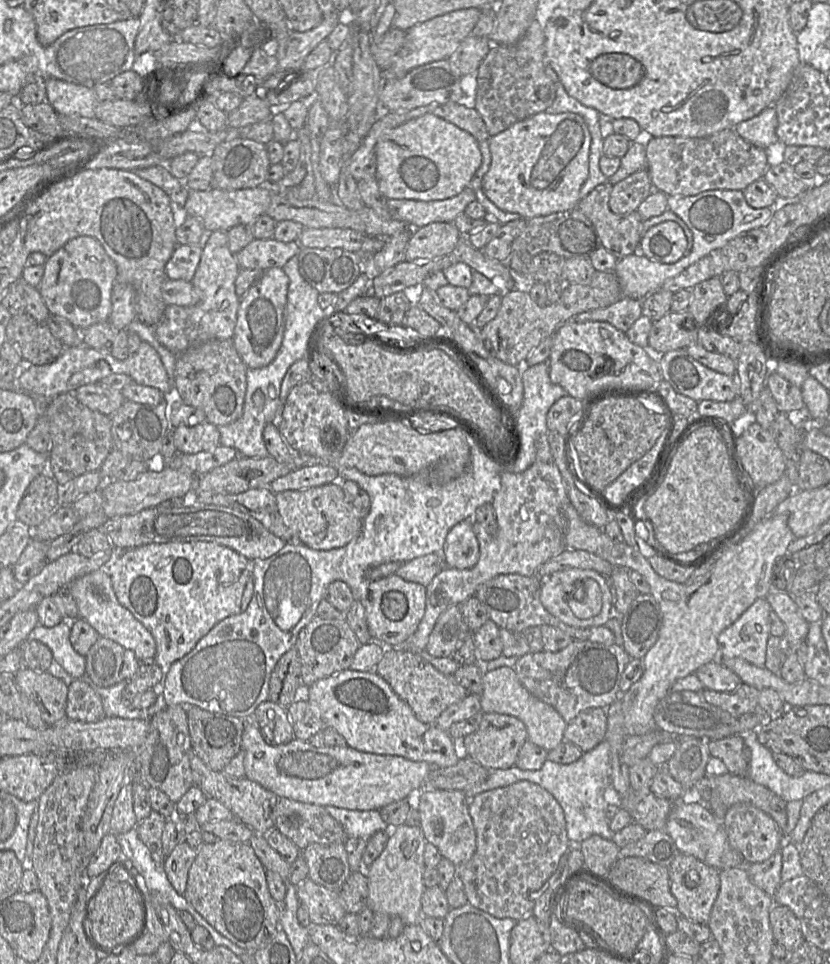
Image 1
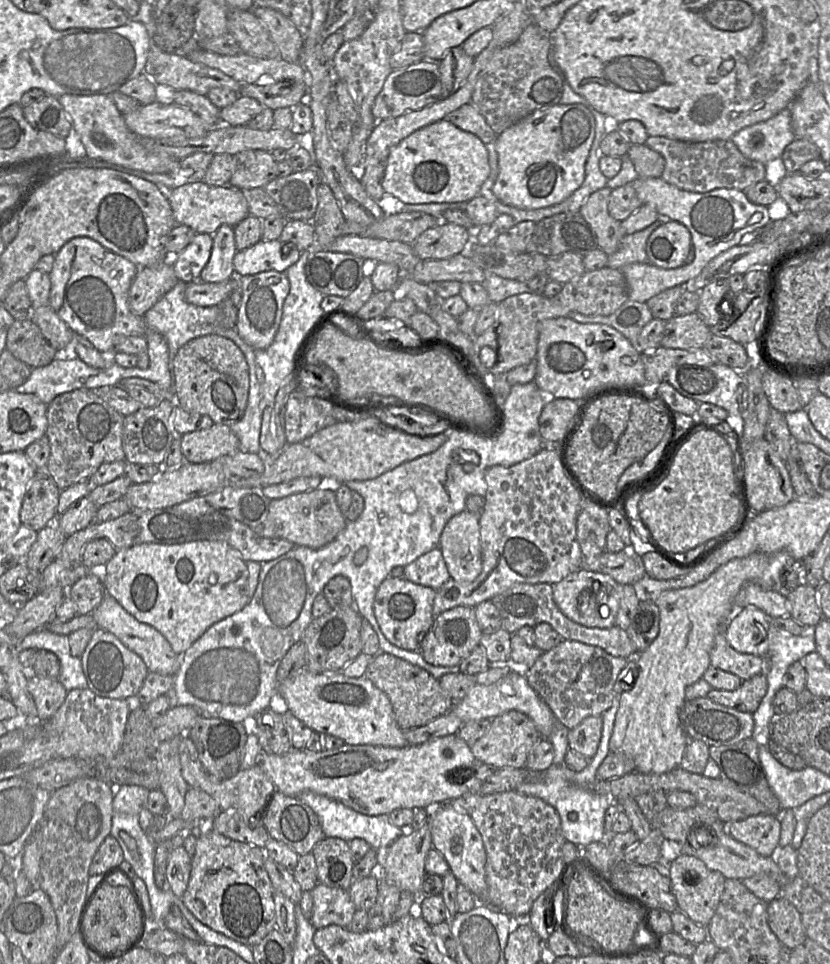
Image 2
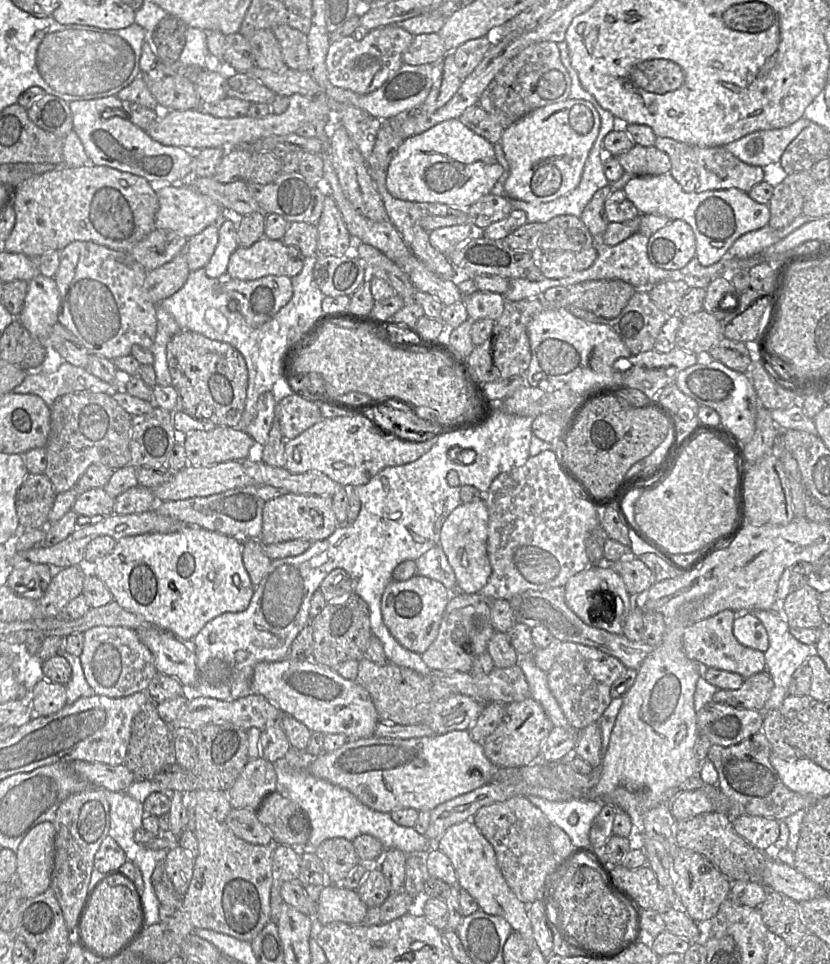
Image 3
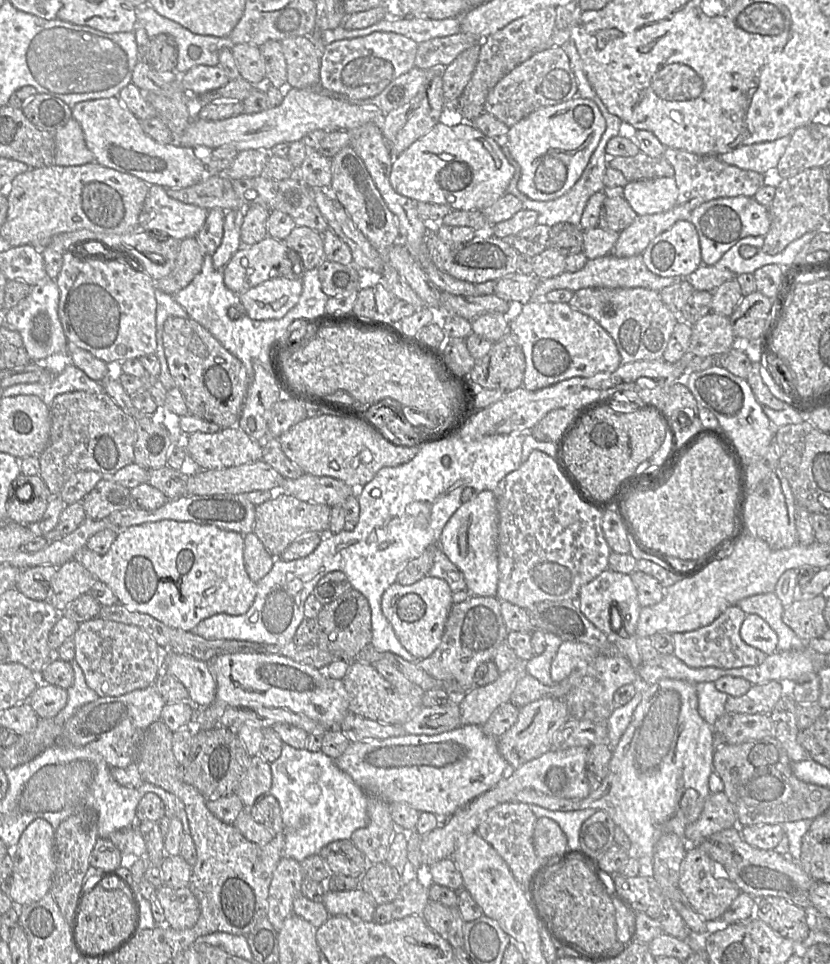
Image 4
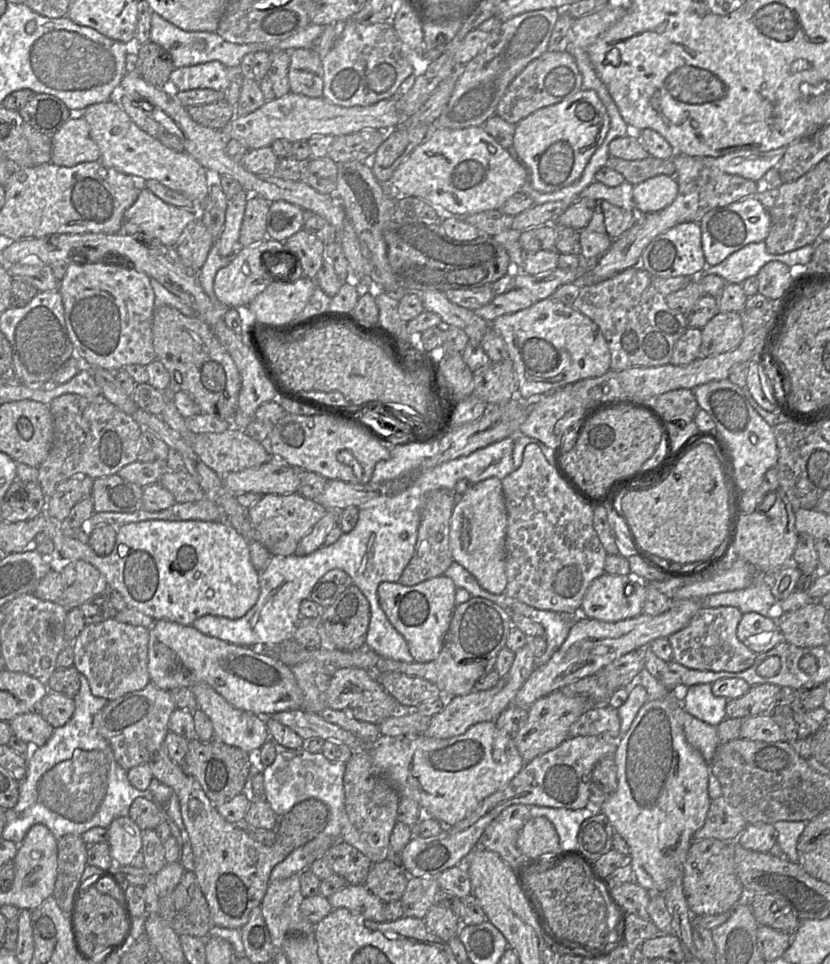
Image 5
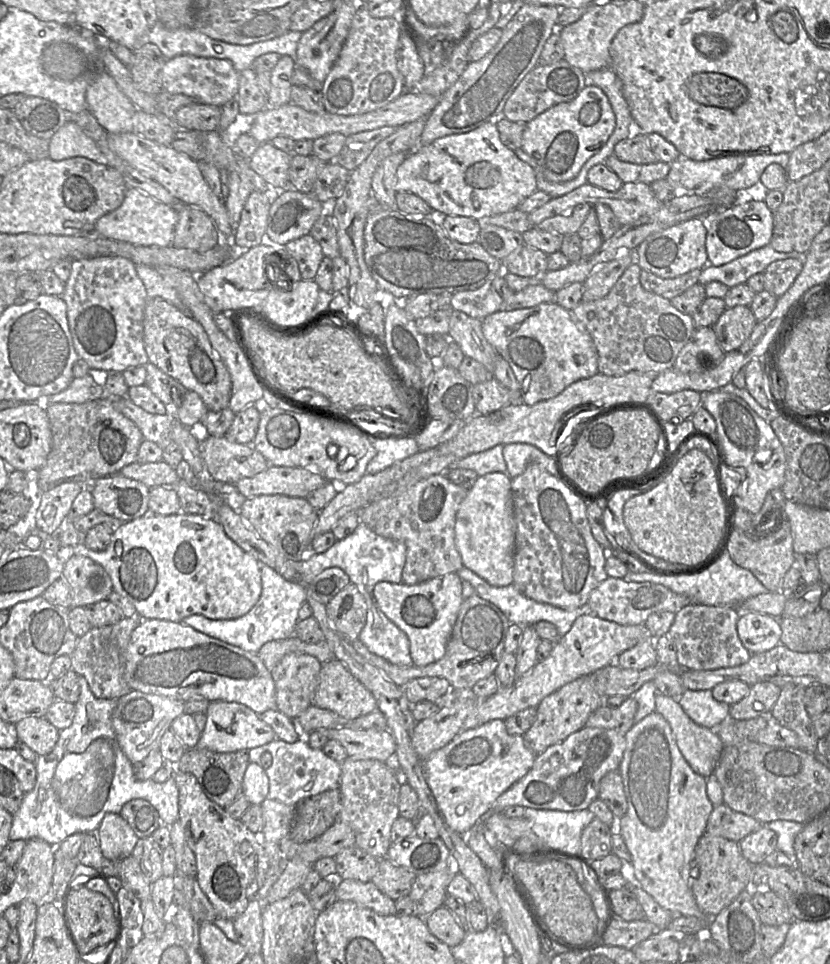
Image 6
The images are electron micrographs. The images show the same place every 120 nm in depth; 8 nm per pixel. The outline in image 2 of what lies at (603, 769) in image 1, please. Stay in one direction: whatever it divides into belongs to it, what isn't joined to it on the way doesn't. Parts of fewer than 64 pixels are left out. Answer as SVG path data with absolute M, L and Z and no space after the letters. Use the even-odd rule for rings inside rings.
M615 697L612 706L602 714L602 736L597 752L593 758L588 761L586 768L579 772L569 769L564 763L564 757L569 749L569 729L562 723L556 721L553 731L548 738L554 750L552 765L540 773L535 773L534 781L523 783L515 789L518 794L539 798L551 805L559 815L561 831L565 840L575 844L582 850L592 842L606 841L604 815L609 805L614 801L610 796L594 794L587 790L588 784L595 781L599 766L610 752L609 741L613 732L618 709L619 699ZM570 812L577 813L577 821L572 822L569 820L568 815Z

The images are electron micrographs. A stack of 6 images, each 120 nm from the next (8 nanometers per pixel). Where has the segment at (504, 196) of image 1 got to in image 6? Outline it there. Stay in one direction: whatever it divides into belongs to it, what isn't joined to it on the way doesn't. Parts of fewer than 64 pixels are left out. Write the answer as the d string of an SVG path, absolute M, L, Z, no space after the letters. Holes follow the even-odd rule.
M586 85L574 99L556 104L527 122L521 149L535 159L546 180L567 182L602 148L615 126L616 116L607 95L598 86Z

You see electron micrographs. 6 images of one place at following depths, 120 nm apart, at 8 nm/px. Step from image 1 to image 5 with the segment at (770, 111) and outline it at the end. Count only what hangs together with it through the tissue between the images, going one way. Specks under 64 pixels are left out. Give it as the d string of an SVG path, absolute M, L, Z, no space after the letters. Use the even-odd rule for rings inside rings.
M788 146L761 152L757 150L740 150L720 157L703 157L702 162L708 167L762 183L766 172L778 166Z

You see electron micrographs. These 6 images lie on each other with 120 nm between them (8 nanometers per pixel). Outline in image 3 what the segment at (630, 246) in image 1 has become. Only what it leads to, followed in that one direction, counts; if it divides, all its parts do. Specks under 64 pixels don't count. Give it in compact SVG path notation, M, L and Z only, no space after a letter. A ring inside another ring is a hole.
M609 184L596 191L580 217L593 236L594 247L607 246L603 244L603 234L609 224L605 214L604 204L611 193L611 185Z

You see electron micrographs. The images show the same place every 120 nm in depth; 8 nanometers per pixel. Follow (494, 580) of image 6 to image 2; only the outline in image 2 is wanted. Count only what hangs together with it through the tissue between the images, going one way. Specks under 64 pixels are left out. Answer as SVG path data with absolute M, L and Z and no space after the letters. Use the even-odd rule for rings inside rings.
M468 510L454 515L445 525L439 548L450 578L472 582L482 571L480 516Z

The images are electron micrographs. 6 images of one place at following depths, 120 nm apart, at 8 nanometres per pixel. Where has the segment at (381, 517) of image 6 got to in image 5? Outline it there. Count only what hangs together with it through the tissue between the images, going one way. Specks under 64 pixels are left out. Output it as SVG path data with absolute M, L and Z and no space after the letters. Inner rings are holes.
M438 489L427 494L425 506L421 513L417 541L412 558L405 566L399 583L413 586L425 580L442 575L454 562L449 548L449 528L452 510L458 496L454 490Z

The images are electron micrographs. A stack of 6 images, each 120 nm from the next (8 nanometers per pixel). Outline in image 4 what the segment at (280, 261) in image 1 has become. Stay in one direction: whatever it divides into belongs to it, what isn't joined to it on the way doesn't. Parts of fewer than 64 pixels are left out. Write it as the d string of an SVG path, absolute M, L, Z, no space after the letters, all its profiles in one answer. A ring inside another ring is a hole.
M266 236L263 240L252 245L240 244L240 248L222 269L222 274L225 286L236 294L242 294L268 279L302 279L303 265L301 265L300 257L293 250L289 249L283 240ZM277 254L287 254L292 264L284 264L282 267L278 267L281 262L277 262Z

